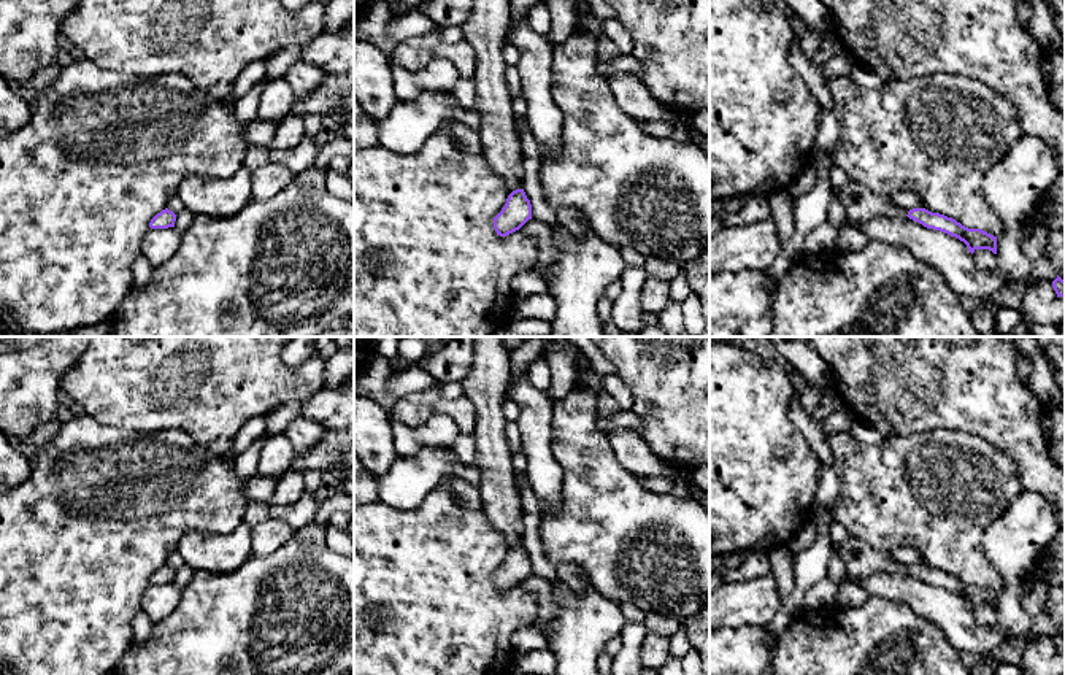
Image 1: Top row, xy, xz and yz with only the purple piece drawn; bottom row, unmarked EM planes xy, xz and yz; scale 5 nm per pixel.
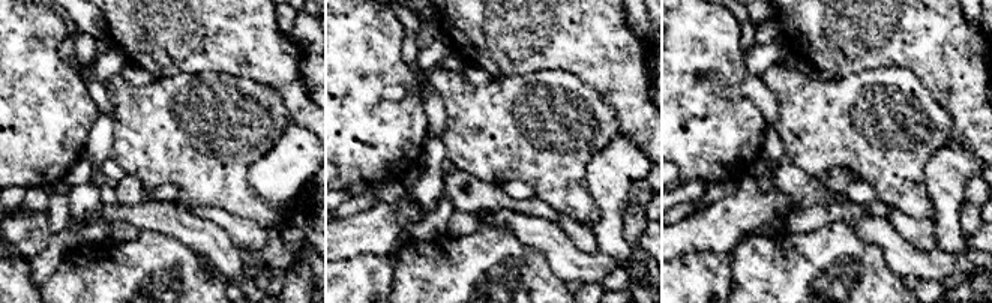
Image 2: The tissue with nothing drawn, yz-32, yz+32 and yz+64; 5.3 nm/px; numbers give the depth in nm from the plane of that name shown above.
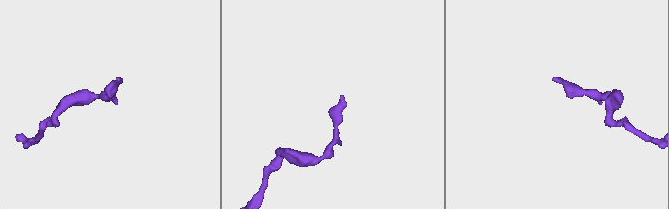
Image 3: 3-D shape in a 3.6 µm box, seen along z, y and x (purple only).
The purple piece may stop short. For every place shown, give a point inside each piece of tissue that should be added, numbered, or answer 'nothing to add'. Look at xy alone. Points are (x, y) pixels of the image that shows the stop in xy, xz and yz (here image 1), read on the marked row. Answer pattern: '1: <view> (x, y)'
nothing to add

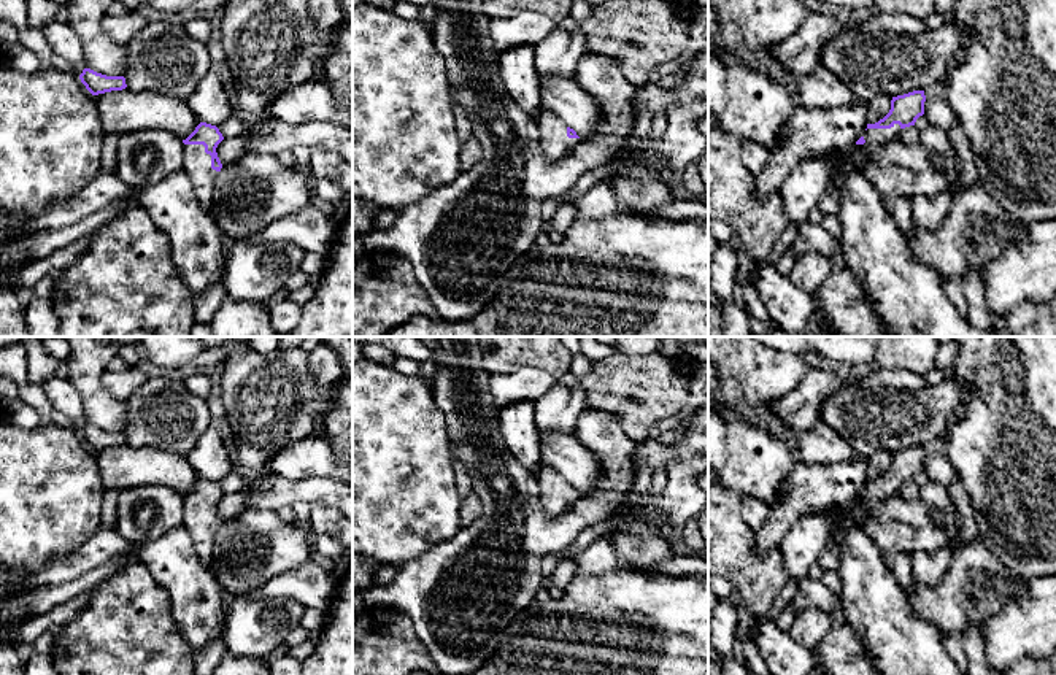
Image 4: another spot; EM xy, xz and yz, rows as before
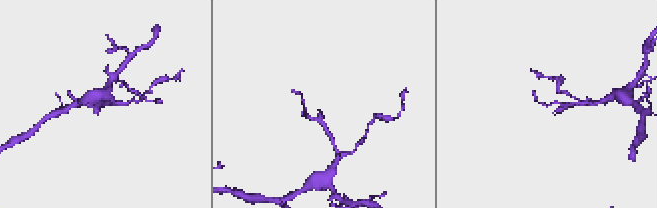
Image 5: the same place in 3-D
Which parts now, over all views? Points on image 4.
1: xy (197, 164)

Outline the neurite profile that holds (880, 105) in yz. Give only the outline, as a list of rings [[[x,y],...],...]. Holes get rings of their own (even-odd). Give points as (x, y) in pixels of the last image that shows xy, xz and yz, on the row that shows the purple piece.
[[[878,94],[873,100],[867,103],[869,116],[867,124],[875,124],[883,119],[891,110],[891,97],[886,94]]]

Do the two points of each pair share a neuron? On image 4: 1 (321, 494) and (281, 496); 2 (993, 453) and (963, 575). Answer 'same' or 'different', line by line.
1: same
2: different

